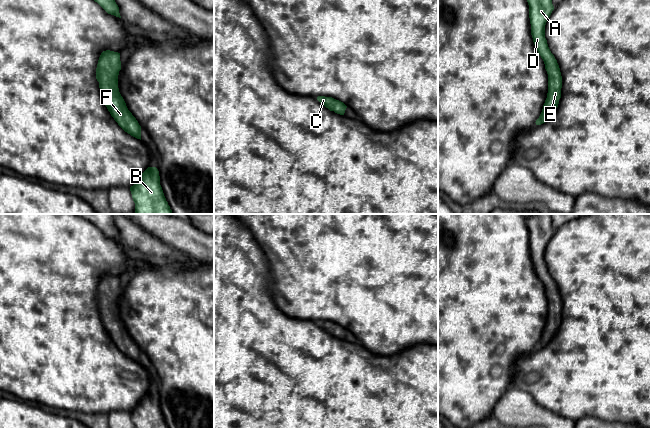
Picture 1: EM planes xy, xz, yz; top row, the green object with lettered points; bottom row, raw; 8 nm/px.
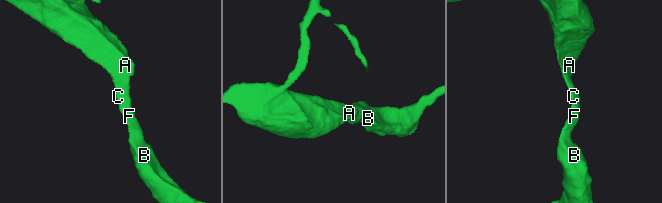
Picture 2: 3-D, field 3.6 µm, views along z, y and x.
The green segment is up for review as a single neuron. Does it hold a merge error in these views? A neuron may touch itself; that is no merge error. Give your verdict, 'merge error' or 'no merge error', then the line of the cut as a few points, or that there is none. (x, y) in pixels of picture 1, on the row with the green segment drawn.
no merge error; cut none

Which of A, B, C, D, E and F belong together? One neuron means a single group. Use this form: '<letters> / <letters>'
A B C D E F

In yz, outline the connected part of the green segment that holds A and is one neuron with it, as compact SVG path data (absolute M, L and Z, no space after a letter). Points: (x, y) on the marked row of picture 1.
M527 0L531 35L536 50L544 61L548 74L548 93L542 112L536 120L536 125L545 123L555 112L561 98L562 76L559 65L551 53L545 38L545 25L554 6L552 0Z

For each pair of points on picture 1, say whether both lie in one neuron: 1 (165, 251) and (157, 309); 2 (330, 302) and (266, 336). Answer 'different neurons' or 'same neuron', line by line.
1: different neurons
2: different neurons

